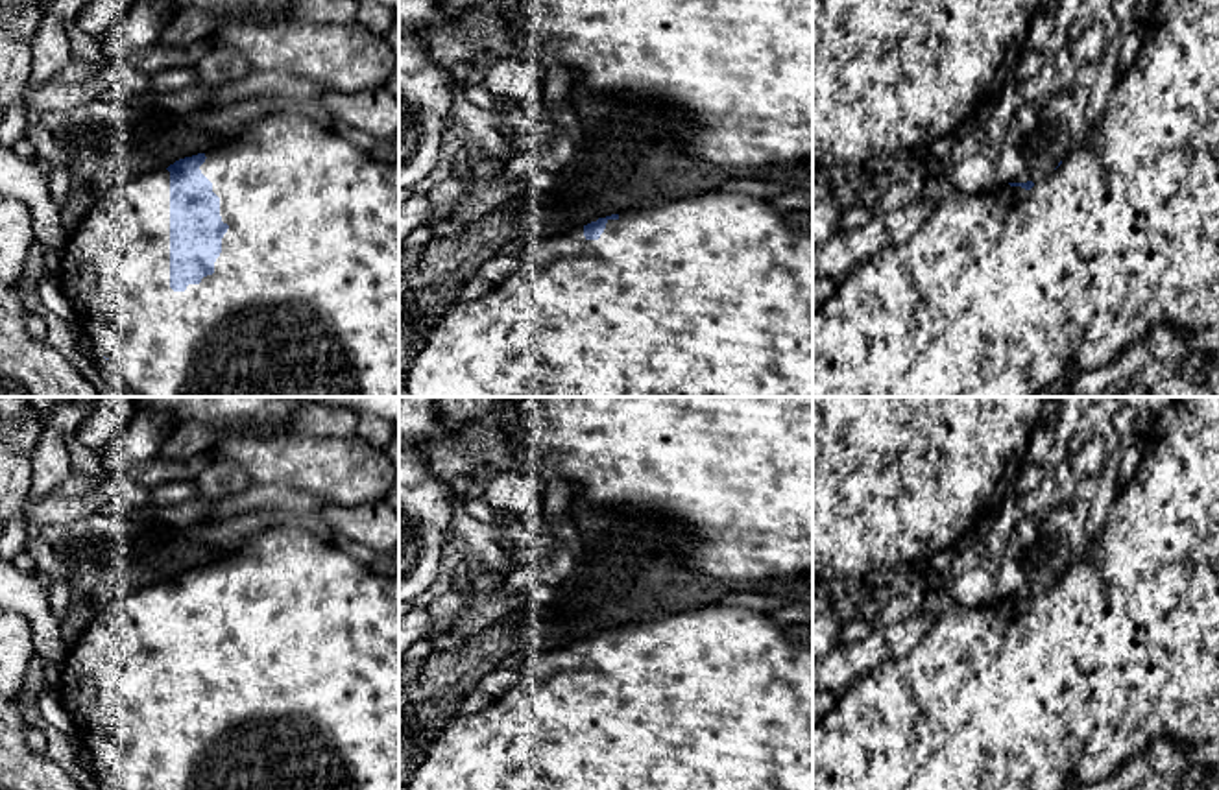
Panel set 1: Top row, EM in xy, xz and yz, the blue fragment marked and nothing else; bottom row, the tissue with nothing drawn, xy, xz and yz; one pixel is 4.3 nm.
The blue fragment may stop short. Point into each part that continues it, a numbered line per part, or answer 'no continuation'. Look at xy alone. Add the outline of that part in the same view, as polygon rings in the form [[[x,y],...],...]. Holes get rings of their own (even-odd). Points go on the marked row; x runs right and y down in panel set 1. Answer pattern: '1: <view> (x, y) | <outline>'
1: xy (303, 301) | [[[297,109],[273,113],[235,133],[225,144],[205,151],[201,174],[220,198],[222,221],[229,225],[214,273],[185,292],[170,288],[170,172],[166,168],[127,175],[98,201],[68,236],[55,277],[68,305],[76,310],[81,332],[96,351],[113,360],[120,384],[131,397],[399,397],[399,164],[364,153]]]

